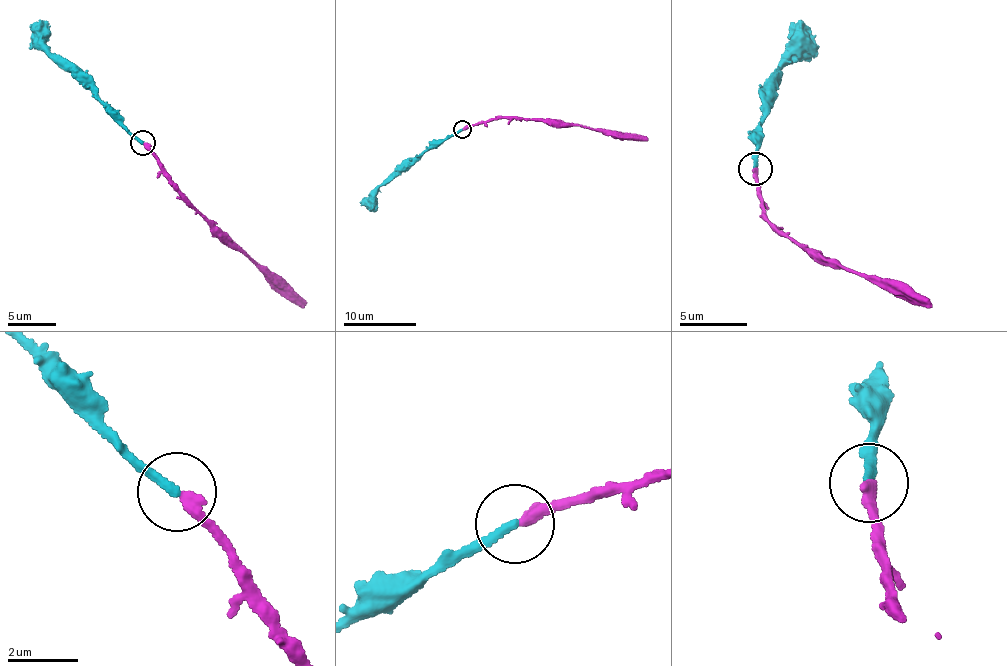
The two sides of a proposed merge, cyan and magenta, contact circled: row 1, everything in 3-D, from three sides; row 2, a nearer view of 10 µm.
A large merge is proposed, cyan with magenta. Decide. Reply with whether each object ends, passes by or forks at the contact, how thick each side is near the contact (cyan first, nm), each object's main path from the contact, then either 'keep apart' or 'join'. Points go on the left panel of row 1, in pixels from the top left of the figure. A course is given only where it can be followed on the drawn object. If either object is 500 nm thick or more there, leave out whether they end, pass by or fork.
cyan ends; magenta ends; calibres 240 and 340 nm; course cyan (143, 142), (127, 131), (122, 116), (98, 98), (95, 82), (50, 51), (43, 39), (42, 19); course magenta (143, 142), (159, 169), (202, 214), (222, 229), (249, 258), (282, 276), (301, 299), (303, 308); join

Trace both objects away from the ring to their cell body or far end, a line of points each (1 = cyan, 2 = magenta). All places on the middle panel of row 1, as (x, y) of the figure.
1: (462, 130), (413, 158), (379, 185), (365, 203)
2: (462, 130), (500, 118), (550, 118), (624, 136), (641, 135), (648, 140)

